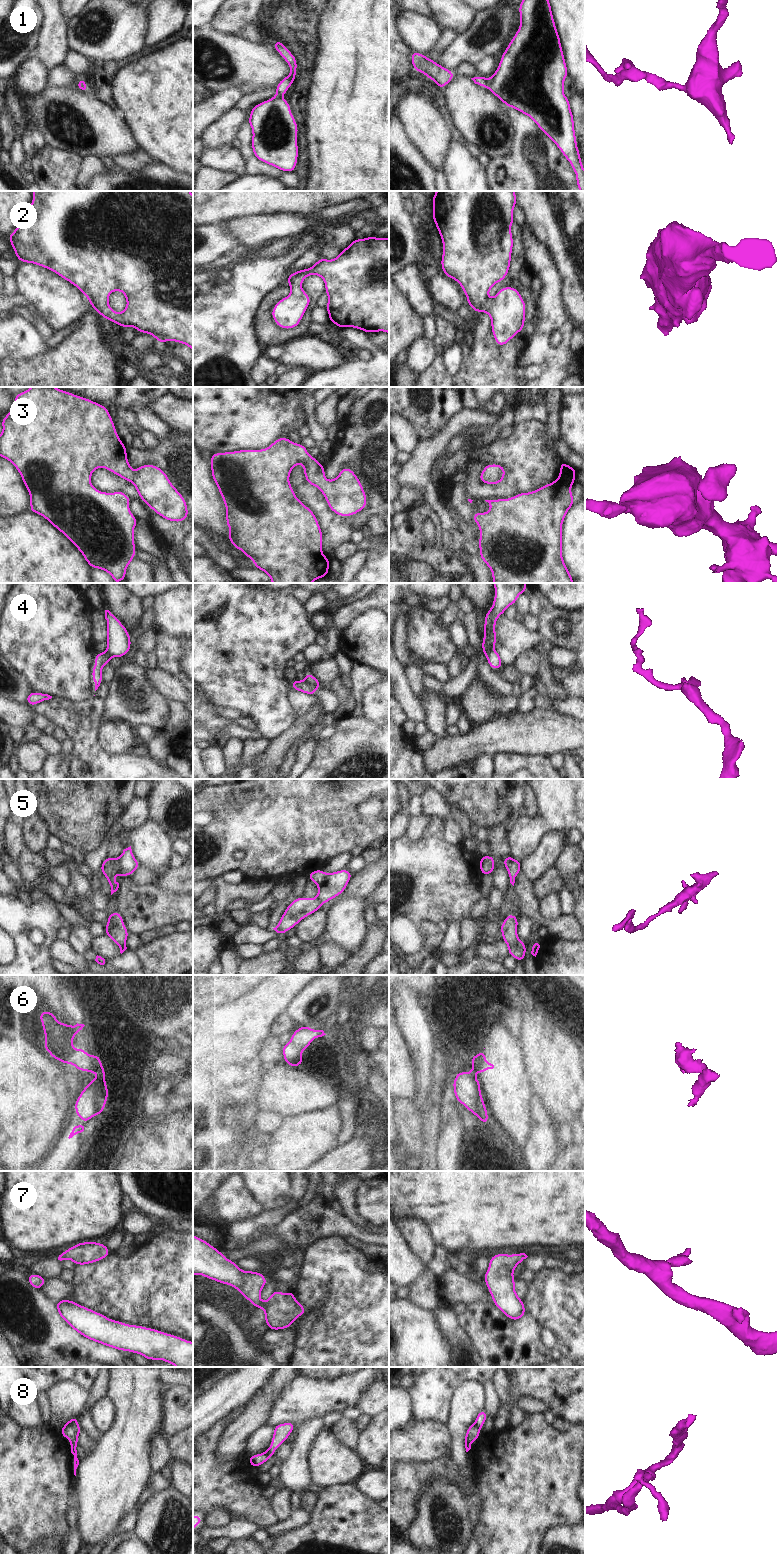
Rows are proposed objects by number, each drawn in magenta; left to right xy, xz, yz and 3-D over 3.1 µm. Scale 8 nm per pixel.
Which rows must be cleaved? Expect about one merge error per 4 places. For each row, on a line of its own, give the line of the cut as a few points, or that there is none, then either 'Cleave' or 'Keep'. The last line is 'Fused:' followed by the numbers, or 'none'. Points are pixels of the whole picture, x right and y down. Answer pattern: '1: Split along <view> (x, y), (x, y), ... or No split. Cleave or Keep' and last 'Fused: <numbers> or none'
1: No split. Keep
2: No split. Keep
3: No split. Keep
4: Split along xz (302, 681), (314, 690). Cleave
5: Split along xy (118, 858), (118, 866), (124, 875). Cleave
6: Split along xy (97, 1077), (104, 1081). Cleave
7: No split. Keep
8: Split along xy (77, 1422), (63, 1427). Cleave
Fused: 4, 5, 6, 8.

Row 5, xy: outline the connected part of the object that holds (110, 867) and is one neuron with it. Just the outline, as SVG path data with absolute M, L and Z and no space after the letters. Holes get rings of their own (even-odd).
M106 857L99 868L106 877L110 887L111 895L116 892L119 888L119 883L114 880L116 875L124 877L120 867L119 867L119 858L109 858Z

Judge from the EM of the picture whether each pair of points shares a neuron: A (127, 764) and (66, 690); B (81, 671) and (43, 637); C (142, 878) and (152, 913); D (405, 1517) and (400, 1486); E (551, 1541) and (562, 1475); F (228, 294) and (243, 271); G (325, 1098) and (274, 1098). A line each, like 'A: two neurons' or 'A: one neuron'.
A: two neurons
B: one neuron
C: two neurons
D: one neuron
E: two neurons
F: one neuron
G: one neuron

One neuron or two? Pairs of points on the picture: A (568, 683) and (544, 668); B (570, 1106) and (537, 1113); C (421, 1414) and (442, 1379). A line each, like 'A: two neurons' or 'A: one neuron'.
A: two neurons
B: two neurons
C: one neuron

